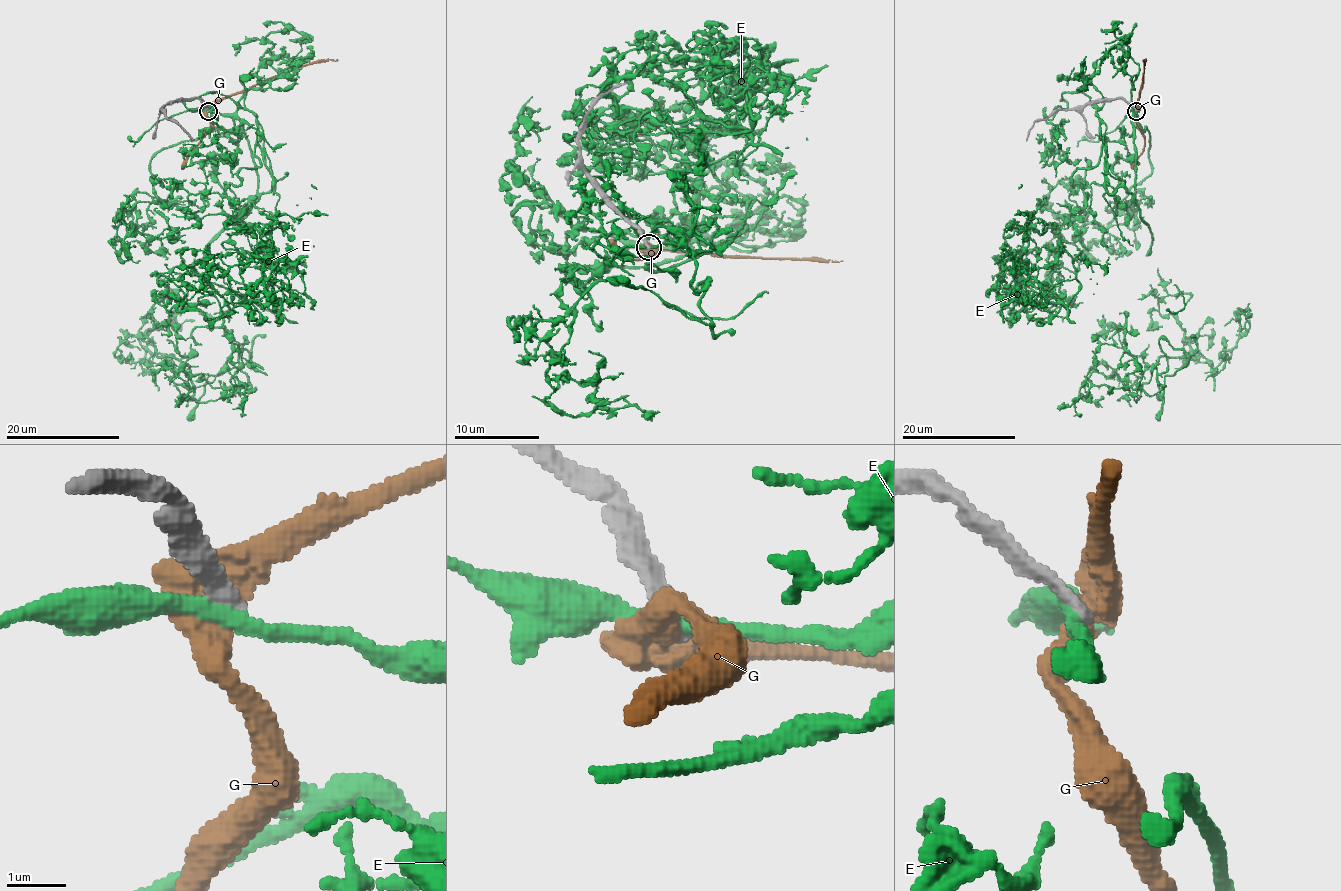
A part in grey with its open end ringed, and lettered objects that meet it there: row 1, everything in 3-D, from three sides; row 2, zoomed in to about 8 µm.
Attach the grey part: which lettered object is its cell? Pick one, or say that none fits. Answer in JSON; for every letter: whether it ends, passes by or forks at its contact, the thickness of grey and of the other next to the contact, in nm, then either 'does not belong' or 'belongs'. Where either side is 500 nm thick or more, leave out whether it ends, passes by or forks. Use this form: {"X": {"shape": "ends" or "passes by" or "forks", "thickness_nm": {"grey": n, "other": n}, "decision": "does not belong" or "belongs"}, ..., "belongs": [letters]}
{"E": {"shape": "passes by", "thickness_nm": {"grey": 280, "other": 240}, "decision": "does not belong"}, "G": {"thickness_nm": {"grey": 280, "other": 550}, "decision": "does not belong"}, "belongs": []}

